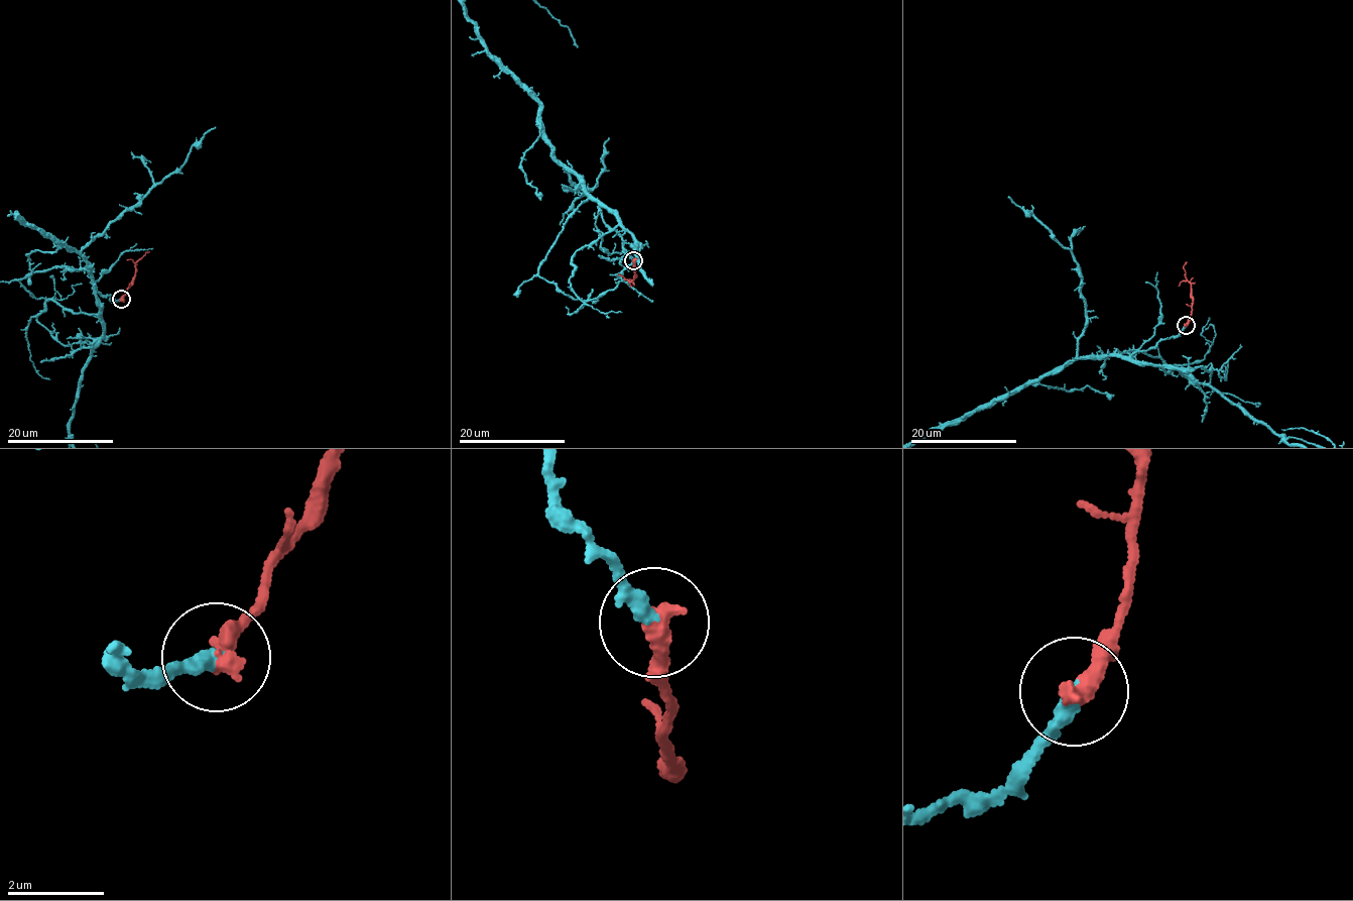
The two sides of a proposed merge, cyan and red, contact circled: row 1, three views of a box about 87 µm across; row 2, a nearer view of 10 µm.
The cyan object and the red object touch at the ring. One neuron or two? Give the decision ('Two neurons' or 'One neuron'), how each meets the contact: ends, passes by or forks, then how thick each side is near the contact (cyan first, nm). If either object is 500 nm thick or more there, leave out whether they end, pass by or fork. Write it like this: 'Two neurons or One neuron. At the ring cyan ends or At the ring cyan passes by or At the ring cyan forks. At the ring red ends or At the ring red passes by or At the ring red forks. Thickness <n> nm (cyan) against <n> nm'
One neuron. At the ring cyan ends. At the ring red ends. Thickness 320 nm (cyan) against 440 nm

